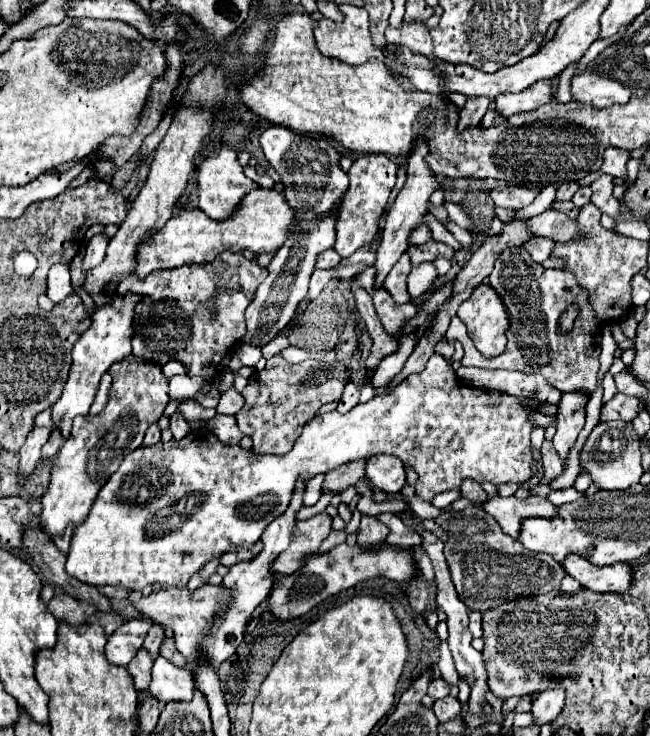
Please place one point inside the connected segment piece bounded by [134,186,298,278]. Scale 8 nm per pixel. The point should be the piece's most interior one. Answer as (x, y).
(263, 223)

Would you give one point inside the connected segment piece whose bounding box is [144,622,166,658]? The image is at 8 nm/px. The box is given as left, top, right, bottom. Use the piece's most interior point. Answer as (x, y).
(152, 643)

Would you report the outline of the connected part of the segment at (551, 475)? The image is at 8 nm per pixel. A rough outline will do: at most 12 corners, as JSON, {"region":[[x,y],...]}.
{"region":[[550,440],[542,444],[544,476],[548,486],[558,478],[558,454]]}

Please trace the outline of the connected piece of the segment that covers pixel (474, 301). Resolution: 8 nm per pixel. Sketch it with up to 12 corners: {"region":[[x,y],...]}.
{"region":[[480,284],[458,308],[484,356],[506,348],[510,318],[494,288]]}

